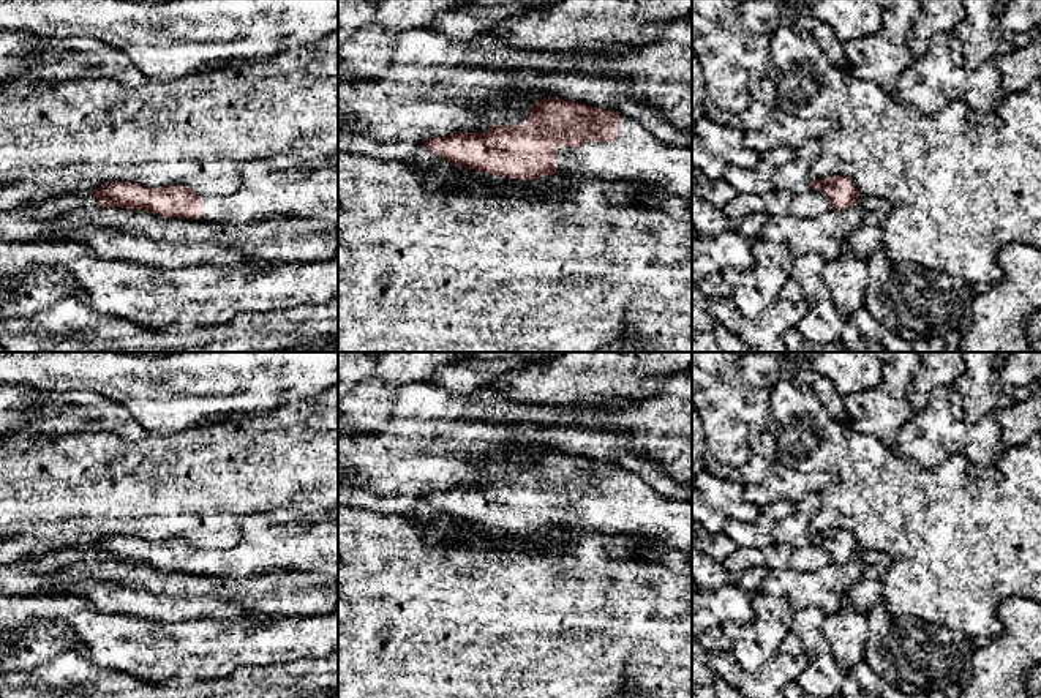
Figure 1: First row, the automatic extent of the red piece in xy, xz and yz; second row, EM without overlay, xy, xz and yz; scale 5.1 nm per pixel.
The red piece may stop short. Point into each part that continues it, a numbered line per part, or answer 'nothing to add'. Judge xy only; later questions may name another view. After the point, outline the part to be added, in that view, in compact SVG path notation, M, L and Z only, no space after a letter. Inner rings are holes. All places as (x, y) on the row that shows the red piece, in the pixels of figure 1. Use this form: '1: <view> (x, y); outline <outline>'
1: xy (266, 195); outline M253 161L232 194L201 194L202 216L237 229L291 218L338 226L338 164L275 171Z

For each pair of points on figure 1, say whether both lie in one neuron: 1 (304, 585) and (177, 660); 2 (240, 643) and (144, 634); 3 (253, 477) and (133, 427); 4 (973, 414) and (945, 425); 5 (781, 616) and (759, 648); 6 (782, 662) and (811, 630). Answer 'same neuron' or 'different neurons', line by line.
1: different neurons
2: same neuron
3: different neurons
4: different neurons
5: same neuron
6: different neurons

